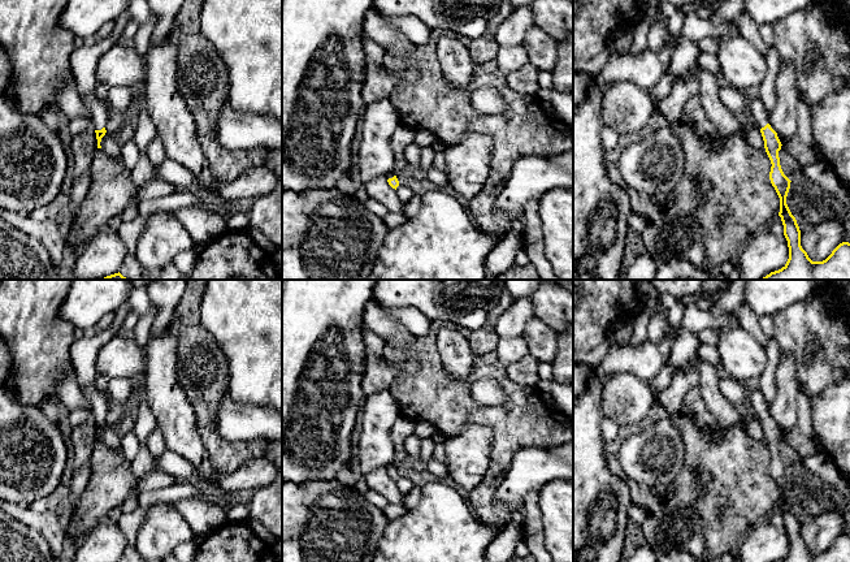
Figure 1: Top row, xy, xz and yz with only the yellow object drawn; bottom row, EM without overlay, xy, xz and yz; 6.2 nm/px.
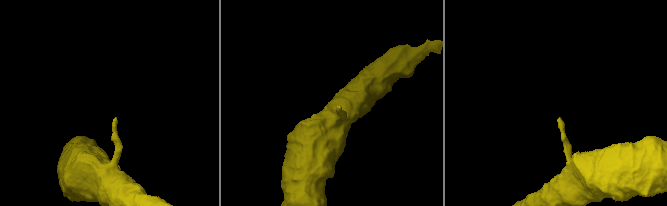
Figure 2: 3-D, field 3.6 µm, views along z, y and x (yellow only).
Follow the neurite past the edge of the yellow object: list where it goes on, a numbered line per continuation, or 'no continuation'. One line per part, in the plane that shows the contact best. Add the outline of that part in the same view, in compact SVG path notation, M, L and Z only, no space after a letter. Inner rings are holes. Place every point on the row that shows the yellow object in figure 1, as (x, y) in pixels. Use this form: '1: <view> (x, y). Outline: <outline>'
1: xy (98, 109). Outline: M81 95L82 101L90 109L95 130L101 130L109 124L108 107L96 95Z

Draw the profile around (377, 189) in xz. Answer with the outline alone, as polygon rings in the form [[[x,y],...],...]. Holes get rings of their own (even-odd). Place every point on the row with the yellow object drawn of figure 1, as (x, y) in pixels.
[[[377,177],[361,183],[369,199],[382,203],[389,212],[402,213],[404,204],[399,200],[396,190],[389,185],[386,177]]]

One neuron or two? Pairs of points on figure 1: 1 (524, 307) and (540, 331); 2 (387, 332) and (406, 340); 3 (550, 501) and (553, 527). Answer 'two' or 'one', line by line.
1: two
2: one
3: one

